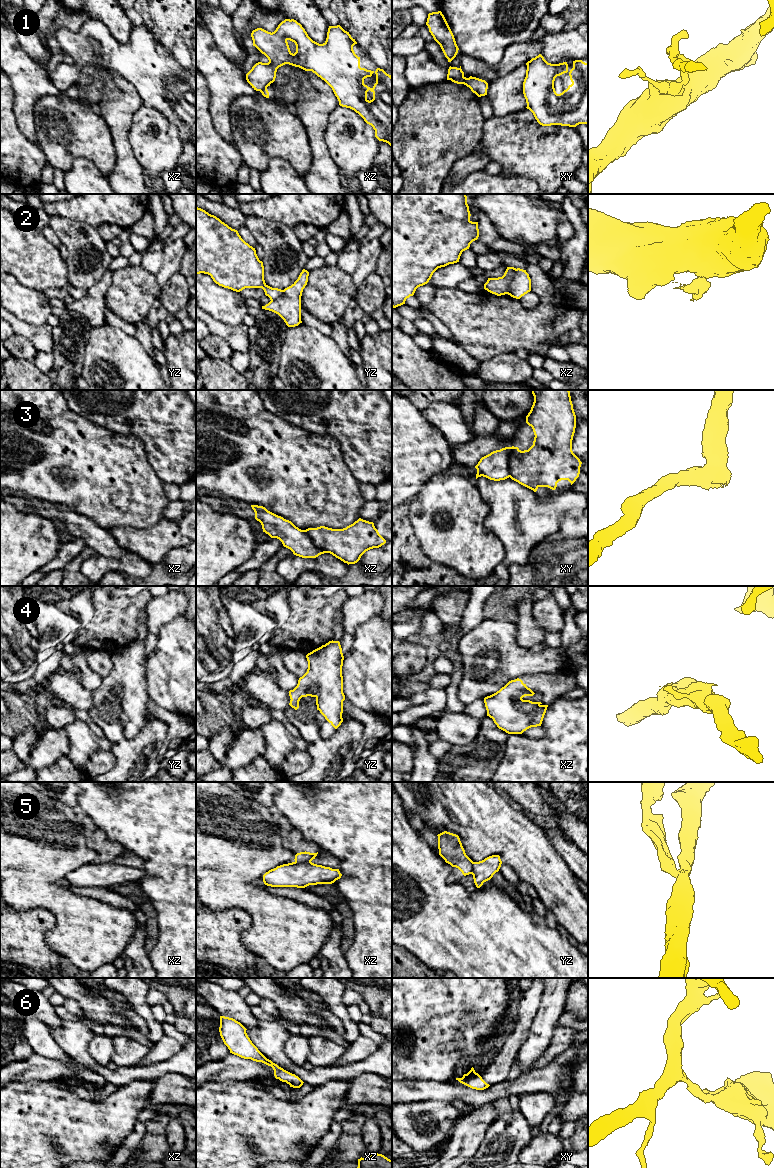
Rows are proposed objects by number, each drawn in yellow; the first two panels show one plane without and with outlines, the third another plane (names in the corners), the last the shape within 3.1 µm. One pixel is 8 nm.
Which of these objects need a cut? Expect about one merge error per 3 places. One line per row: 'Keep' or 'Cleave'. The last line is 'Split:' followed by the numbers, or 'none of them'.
1: Cleave
2: Cleave
3: Cleave
4: Keep
5: Cleave
6: Keep
Split: 1, 2, 3, 5

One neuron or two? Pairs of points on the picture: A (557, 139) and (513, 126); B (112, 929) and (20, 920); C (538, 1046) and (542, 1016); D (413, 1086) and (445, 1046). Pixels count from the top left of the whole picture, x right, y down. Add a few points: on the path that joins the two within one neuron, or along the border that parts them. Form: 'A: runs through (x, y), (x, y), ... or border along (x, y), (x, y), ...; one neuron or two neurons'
A: runs through (546, 141), (533, 141), (524, 132); one neuron
B: border along (38, 907), (55, 920), (49, 946); two neurons
C: runs through (538, 1039), (541, 1034), (542, 1023); one neuron
D: border along (402, 1080), (437, 1080), (440, 1082); two neurons

